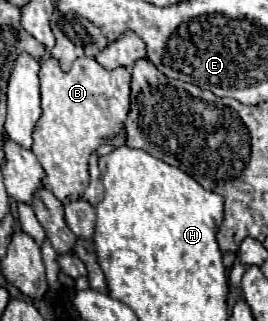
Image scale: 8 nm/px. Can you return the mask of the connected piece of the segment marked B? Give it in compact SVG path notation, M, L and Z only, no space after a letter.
M44 58L40 68L42 116L34 126L32 152L44 168L44 188L62 204L80 200L88 186L90 154L114 138L130 110L130 72L126 68L106 70L94 58L78 58L68 72L62 72L54 58Z

